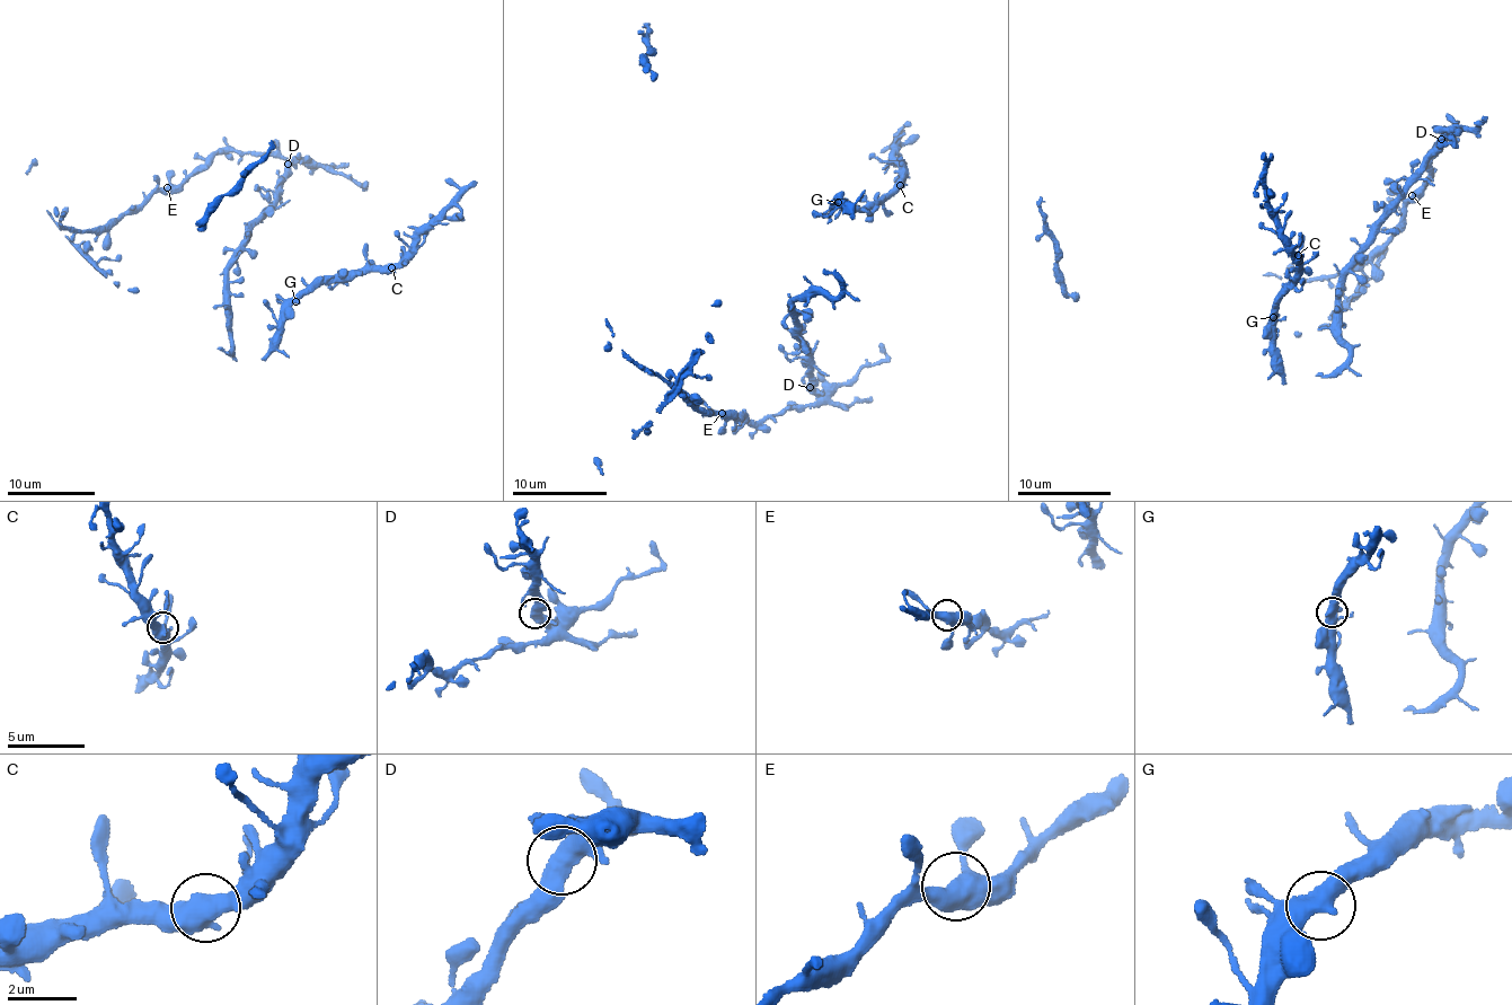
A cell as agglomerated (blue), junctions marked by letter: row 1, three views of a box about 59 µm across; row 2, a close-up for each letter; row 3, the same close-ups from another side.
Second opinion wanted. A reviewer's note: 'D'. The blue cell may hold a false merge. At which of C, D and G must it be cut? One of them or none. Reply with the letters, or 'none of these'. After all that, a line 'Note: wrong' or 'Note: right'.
D
Note: right

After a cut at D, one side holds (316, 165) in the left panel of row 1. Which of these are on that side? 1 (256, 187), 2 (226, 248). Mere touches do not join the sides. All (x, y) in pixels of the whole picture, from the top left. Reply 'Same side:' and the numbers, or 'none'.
Same side: none

